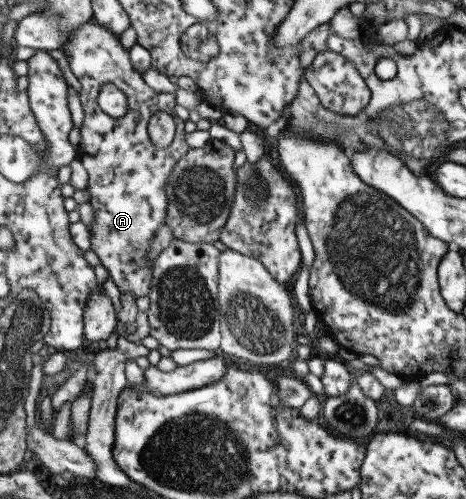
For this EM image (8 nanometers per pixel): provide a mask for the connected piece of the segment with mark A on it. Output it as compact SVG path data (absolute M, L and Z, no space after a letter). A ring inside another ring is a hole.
M94 16L89 22L78 26L70 39L62 46L61 50L68 58L69 68L81 83L80 101L84 110L84 119L81 128L81 143L78 151L79 160L89 174L88 192L94 212L94 222L91 233L91 249L100 258L101 265L109 271L113 283L121 292L133 293L136 298L145 296L151 288L153 280L153 262L146 260L146 254L150 249L151 239L167 220L167 178L173 172L173 168L181 161L181 158L189 152L186 143L184 123L174 113L175 92L163 93L153 90L142 77L142 73L136 71L130 61L128 50L121 46L119 34L113 34L105 30ZM107 83L114 84L128 100L127 115L121 118L109 116L98 105L98 94L102 86ZM156 112L166 112L175 118L176 134L169 147L155 147L148 134L149 119Z

